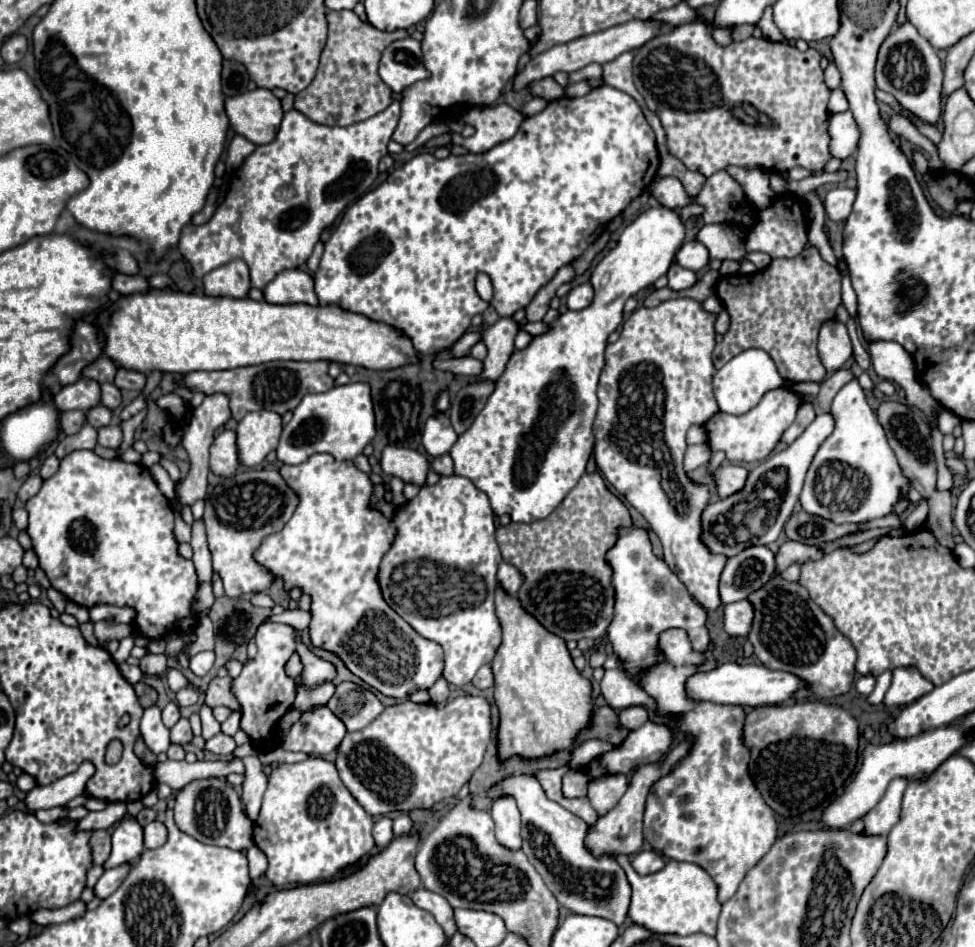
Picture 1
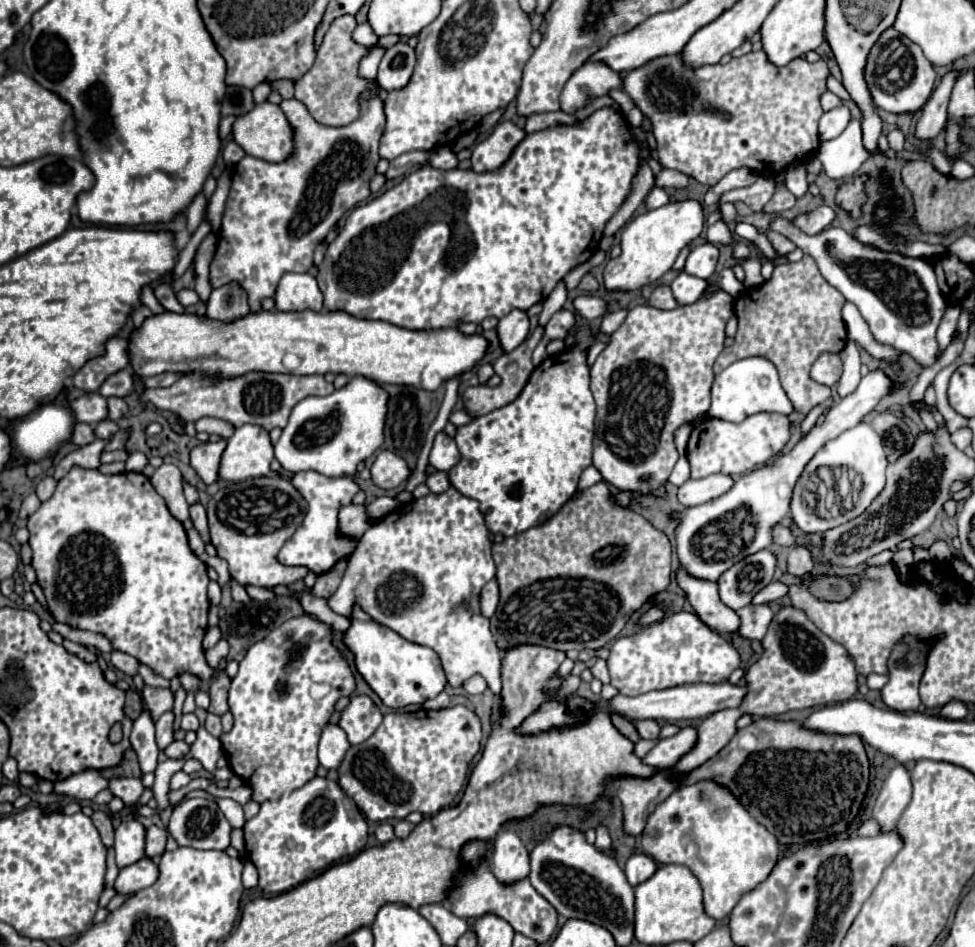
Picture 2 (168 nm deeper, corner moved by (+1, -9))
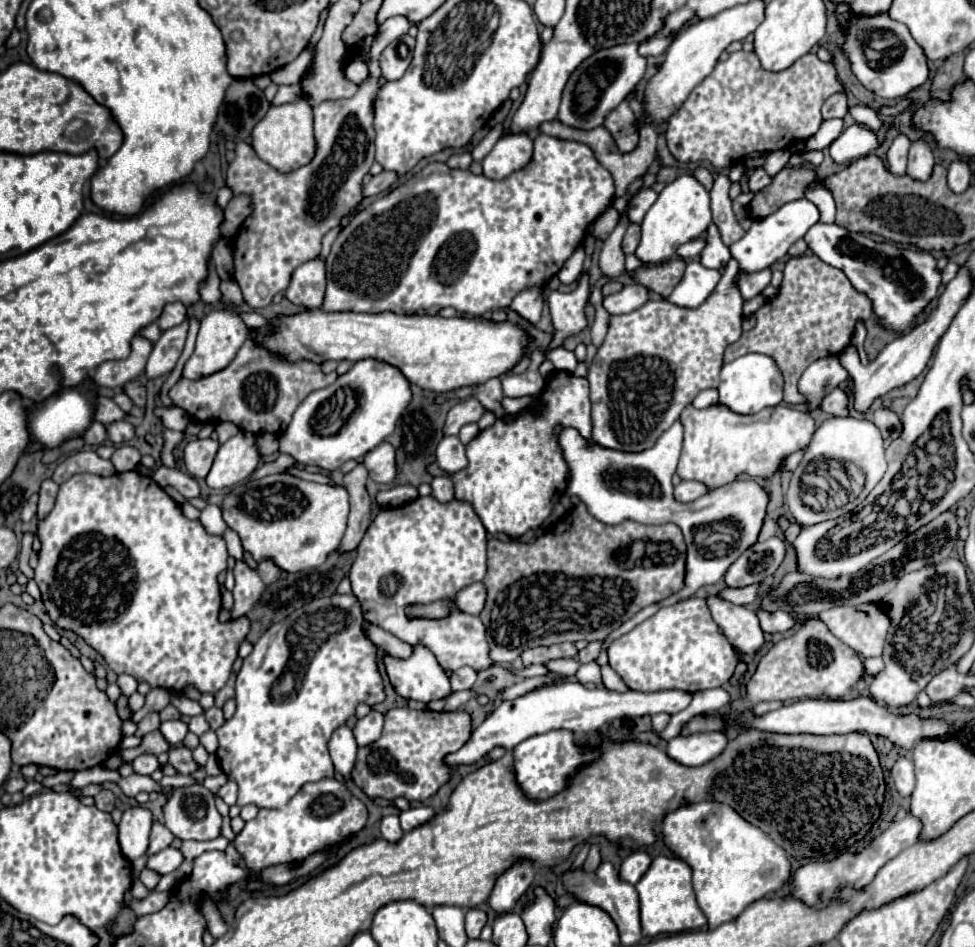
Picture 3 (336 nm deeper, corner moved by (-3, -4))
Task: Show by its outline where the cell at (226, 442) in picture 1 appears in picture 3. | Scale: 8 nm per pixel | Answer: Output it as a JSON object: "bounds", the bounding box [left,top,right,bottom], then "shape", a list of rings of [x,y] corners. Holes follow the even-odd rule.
{"bounds":[183,439,219,477],"shape":[[[193,439],[183,449],[183,463],[193,477],[207,477],[219,443],[213,439]]]}

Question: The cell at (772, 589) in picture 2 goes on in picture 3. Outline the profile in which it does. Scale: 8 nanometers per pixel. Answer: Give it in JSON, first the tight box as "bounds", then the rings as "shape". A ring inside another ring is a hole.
{"bounds":[717,585,757,605],"shape":[[[747,585],[743,589],[725,587],[717,593],[717,597],[725,599],[729,603],[735,603],[735,605],[751,605],[757,599],[757,585]]]}

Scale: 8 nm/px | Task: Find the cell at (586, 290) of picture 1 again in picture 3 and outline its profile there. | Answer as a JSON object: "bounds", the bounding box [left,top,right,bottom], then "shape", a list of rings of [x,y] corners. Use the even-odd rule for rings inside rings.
{"bounds":[603,285,649,315],"shape":[[[627,285],[623,287],[619,293],[605,297],[603,305],[609,313],[617,315],[617,313],[631,313],[635,309],[639,309],[641,305],[645,305],[649,299],[649,289],[643,285]]]}

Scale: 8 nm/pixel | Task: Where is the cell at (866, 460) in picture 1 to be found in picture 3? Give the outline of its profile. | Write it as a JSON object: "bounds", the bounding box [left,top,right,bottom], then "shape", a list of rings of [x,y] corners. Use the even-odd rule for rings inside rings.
{"bounds":[785,417,887,525],"shape":[[[829,417],[817,427],[801,463],[791,475],[789,489],[785,495],[787,509],[793,515],[793,519],[801,525],[815,525],[827,519],[837,519],[843,513],[855,509],[871,493],[871,489],[881,481],[885,469],[887,469],[887,463],[885,463],[883,439],[875,423],[865,419]],[[807,467],[815,467],[817,477],[825,477],[829,485],[827,489],[817,493],[817,501],[819,501],[817,505],[809,503],[805,497],[811,487],[811,485],[803,485],[803,475],[807,475]],[[833,483],[837,483],[837,487]]]}

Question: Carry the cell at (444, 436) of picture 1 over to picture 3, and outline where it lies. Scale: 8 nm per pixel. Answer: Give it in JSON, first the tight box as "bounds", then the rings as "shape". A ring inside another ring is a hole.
{"bounds":[437,437,467,475],"shape":[[[445,437],[437,447],[437,465],[447,475],[455,475],[459,469],[467,467],[465,457],[465,445],[459,441],[459,437]]]}

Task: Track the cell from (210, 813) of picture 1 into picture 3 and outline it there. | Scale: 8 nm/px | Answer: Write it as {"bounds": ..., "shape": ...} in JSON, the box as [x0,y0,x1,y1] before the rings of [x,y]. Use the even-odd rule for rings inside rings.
{"bounds":[163,783,221,841],"shape":[[[201,783],[187,785],[173,789],[167,803],[163,805],[163,817],[167,823],[167,829],[177,839],[195,839],[195,841],[209,841],[221,835],[221,815],[215,807],[215,797],[209,789],[205,789]]]}

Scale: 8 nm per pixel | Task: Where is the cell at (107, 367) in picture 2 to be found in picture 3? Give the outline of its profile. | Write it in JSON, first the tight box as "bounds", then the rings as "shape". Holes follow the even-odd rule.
{"bounds":[93,335,153,387],"shape":[[[135,335],[131,345],[131,355],[119,361],[105,361],[97,367],[93,381],[101,387],[123,387],[125,383],[141,377],[145,373],[145,363],[149,353],[153,351],[153,343],[141,335]]]}

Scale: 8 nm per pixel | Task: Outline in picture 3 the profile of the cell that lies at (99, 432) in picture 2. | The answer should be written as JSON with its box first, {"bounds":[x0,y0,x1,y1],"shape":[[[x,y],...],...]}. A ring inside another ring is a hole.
{"bounds":[107,421,135,445],"shape":[[[115,421],[107,427],[107,433],[115,445],[121,445],[121,443],[127,443],[129,439],[133,439],[135,427],[129,421]]]}

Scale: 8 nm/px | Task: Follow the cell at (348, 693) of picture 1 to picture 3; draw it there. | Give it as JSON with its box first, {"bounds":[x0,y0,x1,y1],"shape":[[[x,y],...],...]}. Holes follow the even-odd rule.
{"bounds":[353,709,383,747],"shape":[[[373,709],[367,717],[359,719],[357,725],[355,725],[355,729],[353,729],[357,745],[365,747],[365,745],[375,743],[381,737],[381,729],[383,729],[383,715]]]}

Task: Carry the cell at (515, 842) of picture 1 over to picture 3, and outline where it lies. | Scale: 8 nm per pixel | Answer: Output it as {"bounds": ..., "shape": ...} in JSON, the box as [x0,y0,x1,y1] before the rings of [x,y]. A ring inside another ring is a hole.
{"bounds":[489,861,533,915],"shape":[[[519,861],[497,879],[489,897],[489,905],[497,915],[509,913],[517,907],[533,881],[533,871],[531,861]]]}

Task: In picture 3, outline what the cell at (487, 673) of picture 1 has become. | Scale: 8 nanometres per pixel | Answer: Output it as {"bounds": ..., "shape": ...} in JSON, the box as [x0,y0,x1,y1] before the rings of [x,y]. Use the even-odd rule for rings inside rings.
{"bounds":[451,667,477,691],"shape":[[[461,667],[457,671],[451,673],[451,687],[453,691],[463,691],[463,689],[471,689],[473,683],[477,679],[477,671],[471,667]]]}

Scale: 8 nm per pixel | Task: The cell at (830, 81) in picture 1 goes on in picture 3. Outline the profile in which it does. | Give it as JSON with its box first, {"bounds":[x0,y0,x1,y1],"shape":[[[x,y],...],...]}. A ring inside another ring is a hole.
{"bounds":[821,93,847,119],"shape":[[[835,93],[831,95],[821,109],[821,117],[827,119],[843,119],[847,115],[847,97],[845,93]]]}

